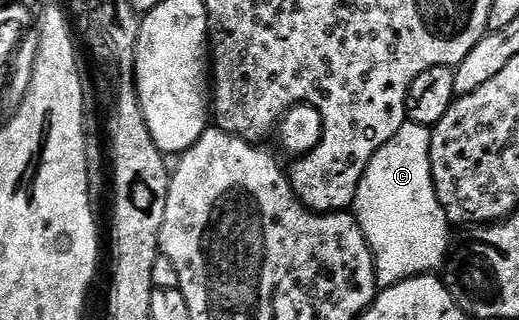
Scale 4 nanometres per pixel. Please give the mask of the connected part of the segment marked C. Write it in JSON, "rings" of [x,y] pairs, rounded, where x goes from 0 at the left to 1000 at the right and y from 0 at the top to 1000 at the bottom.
{"rings":[[[776,391],[711,509],[688,609],[680,663],[723,813],[723,884],[732,906],[757,897],[792,866],[813,866],[840,850],[838,838],[861,803],[861,716],[865,694],[838,606],[830,556],[830,403],[821,391]]]}

